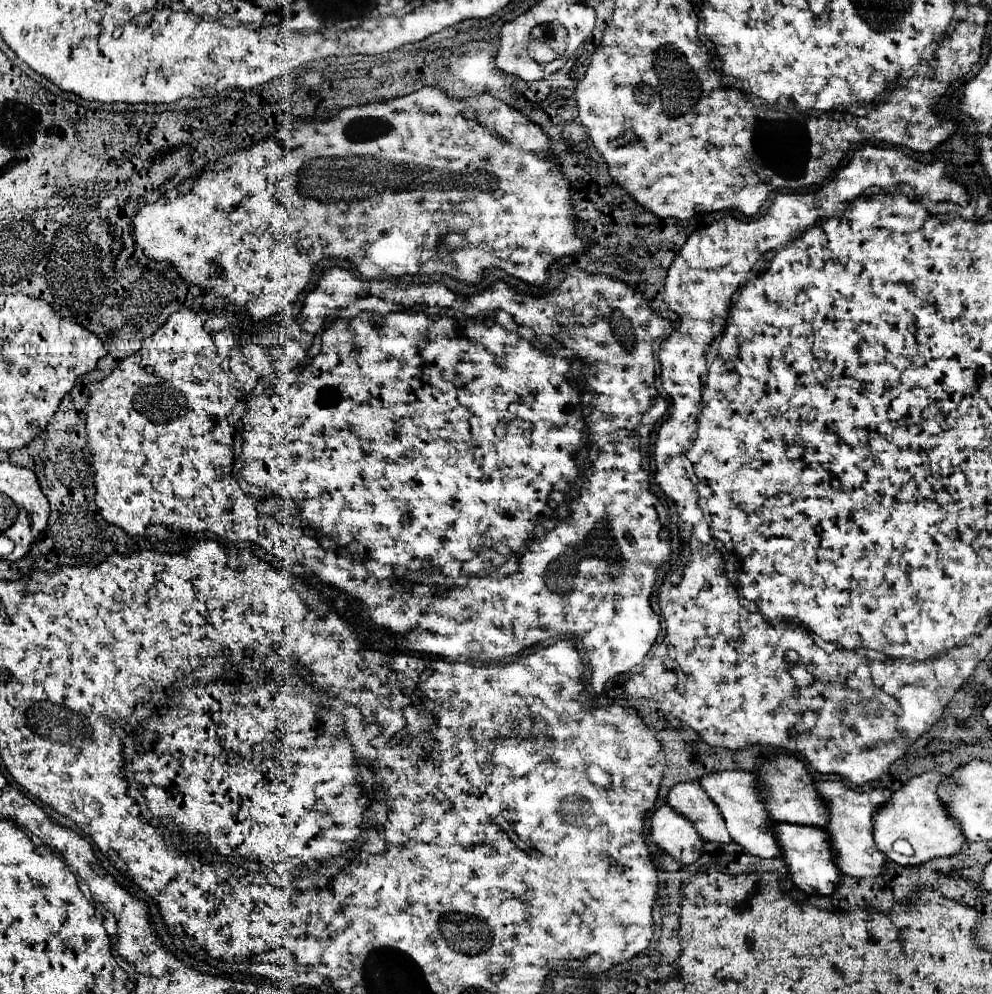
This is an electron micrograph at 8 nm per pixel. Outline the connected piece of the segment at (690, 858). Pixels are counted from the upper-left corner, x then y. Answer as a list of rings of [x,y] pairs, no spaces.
[[[668,805],[654,811],[650,819],[650,839],[682,865],[692,865],[702,855],[704,841],[696,829]]]

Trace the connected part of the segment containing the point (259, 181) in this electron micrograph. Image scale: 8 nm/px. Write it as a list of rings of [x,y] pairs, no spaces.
[[[422,87],[420,91],[390,101],[344,109],[330,121],[294,123],[286,129],[280,129],[278,135],[272,139],[266,139],[250,149],[224,155],[214,165],[208,165],[202,173],[198,173],[192,179],[190,189],[176,187],[168,191],[154,205],[142,207],[140,213],[136,213],[136,217],[132,219],[134,239],[150,259],[170,261],[186,281],[196,283],[202,289],[214,291],[216,295],[246,307],[254,321],[270,315],[286,313],[288,307],[297,302],[300,291],[308,285],[312,267],[322,257],[350,259],[356,265],[356,269],[370,279],[416,275],[416,273],[428,273],[428,275],[444,273],[462,279],[466,283],[476,283],[482,279],[486,269],[498,267],[504,269],[508,275],[518,277],[530,285],[544,285],[548,281],[550,263],[566,255],[580,255],[584,249],[580,231],[576,229],[576,215],[570,205],[570,183],[562,173],[556,171],[556,165],[552,165],[550,155],[546,155],[548,151],[550,151],[550,139],[542,133],[538,125],[530,123],[526,115],[490,97],[488,93],[464,101],[456,101],[446,97],[440,89]]]

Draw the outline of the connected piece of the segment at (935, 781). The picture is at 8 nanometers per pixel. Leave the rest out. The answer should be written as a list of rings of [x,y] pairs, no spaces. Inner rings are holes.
[[[936,771],[914,775],[898,791],[894,791],[884,805],[878,807],[878,811],[874,813],[874,843],[890,861],[898,865],[920,865],[934,857],[950,857],[958,853],[960,847],[966,843],[960,827],[948,817],[946,809],[942,809],[942,803],[938,801],[936,787],[944,781],[946,775]],[[898,839],[908,841],[914,853],[912,855],[894,853],[892,845]]]

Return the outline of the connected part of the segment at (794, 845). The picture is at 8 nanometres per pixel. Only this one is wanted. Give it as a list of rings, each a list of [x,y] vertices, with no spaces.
[[[776,823],[774,825],[774,837],[780,845],[780,857],[784,859],[788,873],[796,887],[800,887],[806,893],[820,893],[820,895],[832,895],[834,887],[838,885],[840,871],[832,861],[832,849],[830,841],[824,829],[820,827],[806,827],[806,825],[792,825],[792,823]]]

